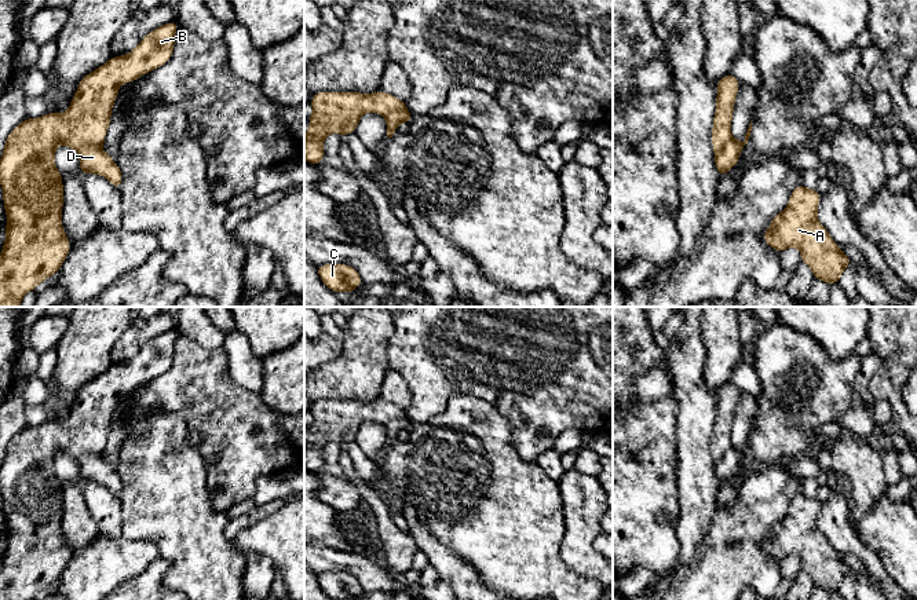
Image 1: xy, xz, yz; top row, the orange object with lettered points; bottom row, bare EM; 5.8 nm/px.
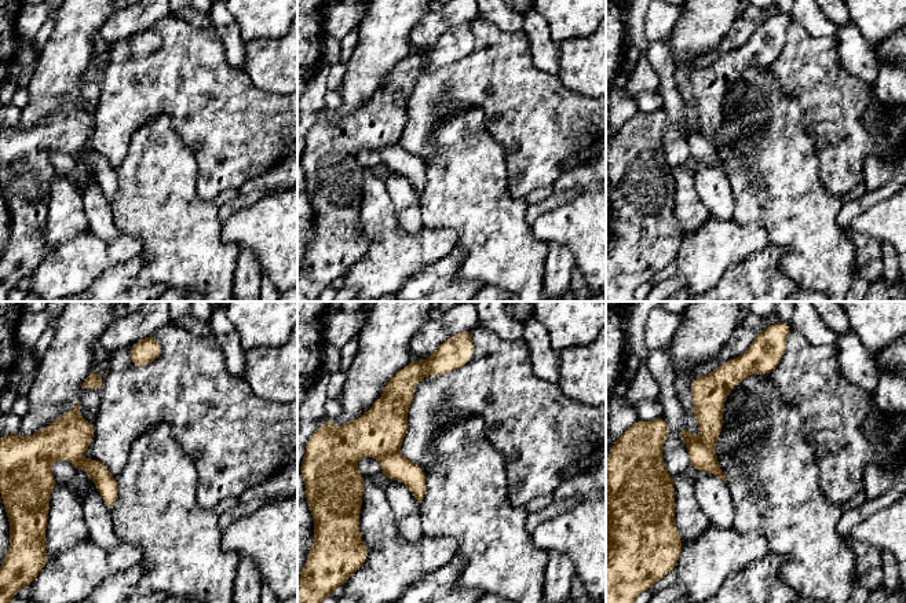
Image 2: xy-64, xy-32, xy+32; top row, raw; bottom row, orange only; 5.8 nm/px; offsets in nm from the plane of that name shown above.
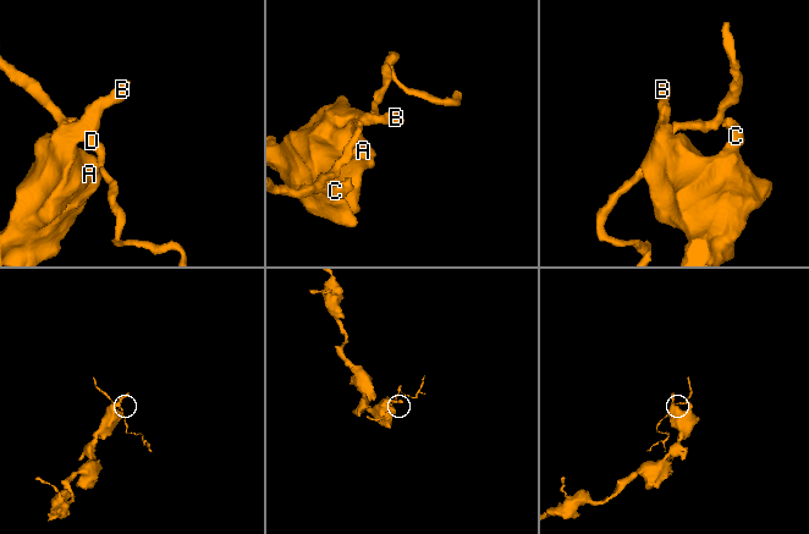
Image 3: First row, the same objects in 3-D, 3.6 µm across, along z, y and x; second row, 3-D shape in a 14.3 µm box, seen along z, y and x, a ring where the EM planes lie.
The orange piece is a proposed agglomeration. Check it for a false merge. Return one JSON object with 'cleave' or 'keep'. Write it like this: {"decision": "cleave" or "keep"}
{"decision": "cleave"}

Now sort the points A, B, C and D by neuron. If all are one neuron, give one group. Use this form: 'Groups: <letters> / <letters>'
Groups: A B C / D

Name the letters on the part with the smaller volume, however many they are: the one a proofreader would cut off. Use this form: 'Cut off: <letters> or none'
Cut off: D

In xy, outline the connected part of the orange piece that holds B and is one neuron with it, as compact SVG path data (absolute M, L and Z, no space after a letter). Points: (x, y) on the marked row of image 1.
M178 21L156 28L129 54L112 56L84 76L65 113L45 113L39 118L28 117L7 136L0 158L0 184L7 215L6 241L0 255L0 307L21 307L22 297L56 274L69 255L70 242L61 219L63 175L55 167L55 149L65 144L78 151L83 144L102 146L120 85L132 83L169 61L178 28Z

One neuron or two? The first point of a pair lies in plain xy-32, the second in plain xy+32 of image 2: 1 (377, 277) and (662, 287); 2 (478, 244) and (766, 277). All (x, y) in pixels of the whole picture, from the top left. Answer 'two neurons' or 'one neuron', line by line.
1: two neurons
2: two neurons

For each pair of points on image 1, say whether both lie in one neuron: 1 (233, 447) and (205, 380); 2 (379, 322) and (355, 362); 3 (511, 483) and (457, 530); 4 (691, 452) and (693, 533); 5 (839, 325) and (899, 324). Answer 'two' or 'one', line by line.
1: one
2: one
3: one
4: one
5: two

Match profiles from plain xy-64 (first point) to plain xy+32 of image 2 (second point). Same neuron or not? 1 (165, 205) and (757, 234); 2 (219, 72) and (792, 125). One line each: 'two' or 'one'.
1: two
2: two

